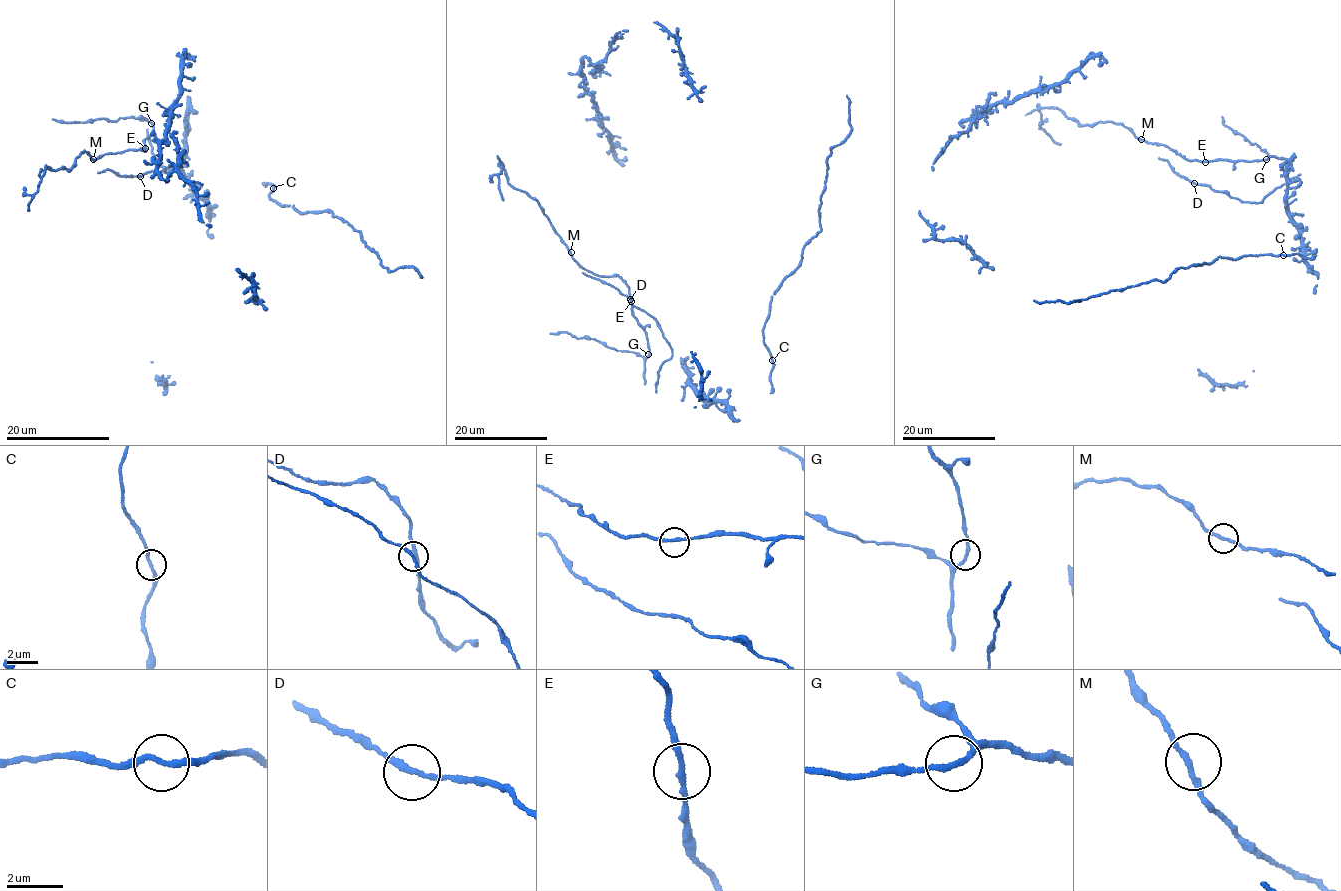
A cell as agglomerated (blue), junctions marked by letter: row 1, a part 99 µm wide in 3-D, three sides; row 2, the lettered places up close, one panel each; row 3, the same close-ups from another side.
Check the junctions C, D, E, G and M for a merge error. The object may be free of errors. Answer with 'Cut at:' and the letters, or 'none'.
Cut at: none

